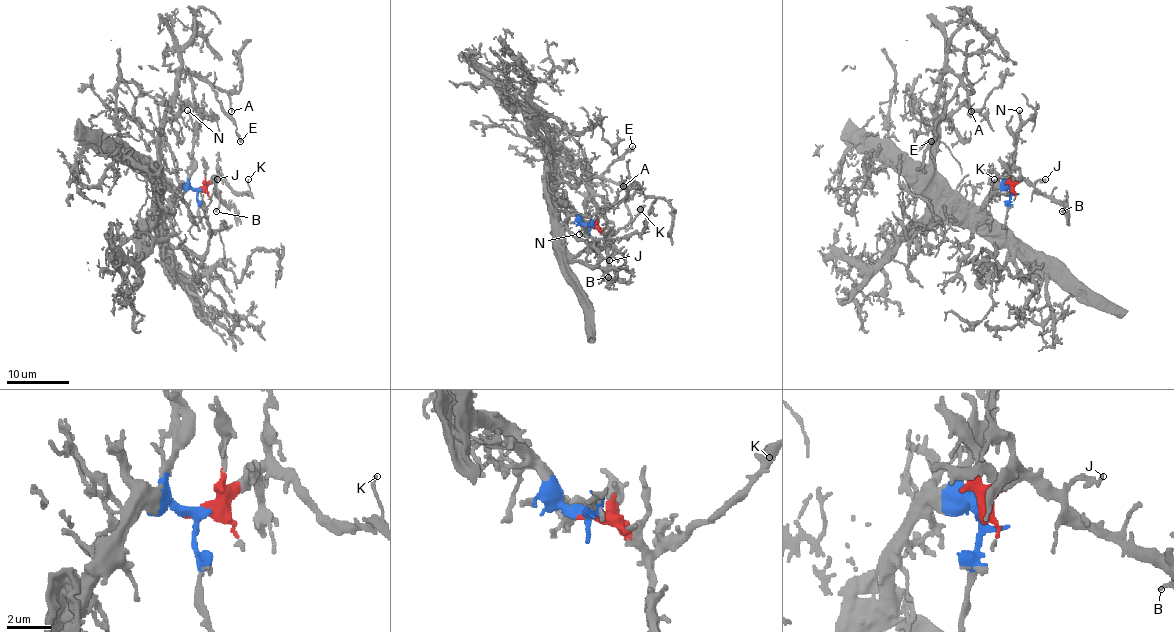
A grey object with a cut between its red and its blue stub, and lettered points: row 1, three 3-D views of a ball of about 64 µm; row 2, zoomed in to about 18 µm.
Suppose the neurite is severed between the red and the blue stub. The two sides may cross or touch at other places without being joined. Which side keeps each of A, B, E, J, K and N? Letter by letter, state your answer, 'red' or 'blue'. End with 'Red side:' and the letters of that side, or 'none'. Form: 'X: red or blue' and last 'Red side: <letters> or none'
A: blue
B: red
E: blue
J: red
K: red
N: blue
Red side: B, J, K

